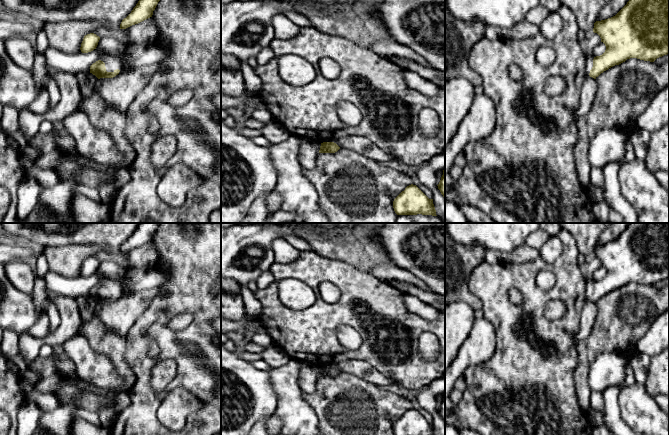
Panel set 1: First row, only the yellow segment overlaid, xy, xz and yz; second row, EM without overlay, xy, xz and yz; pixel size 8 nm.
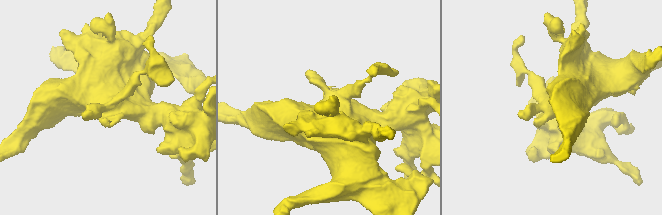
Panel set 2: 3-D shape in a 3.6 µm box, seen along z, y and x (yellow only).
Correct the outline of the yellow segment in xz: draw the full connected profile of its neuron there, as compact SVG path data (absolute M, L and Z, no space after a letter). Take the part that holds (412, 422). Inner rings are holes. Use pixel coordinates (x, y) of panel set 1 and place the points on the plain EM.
M409 409L393 425L394 435L436 435L429 423L416 409Z

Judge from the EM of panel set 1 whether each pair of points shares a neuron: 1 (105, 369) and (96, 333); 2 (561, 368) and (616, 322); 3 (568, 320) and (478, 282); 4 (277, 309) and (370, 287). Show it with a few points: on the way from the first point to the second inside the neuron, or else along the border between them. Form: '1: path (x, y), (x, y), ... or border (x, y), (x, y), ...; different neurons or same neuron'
1: border (84, 337), (94, 350), (110, 359), (116, 371); different neurons
2: border (579, 342), (577, 346), (578, 363), (573, 378); different neurons
3: path (542, 320), (533, 298), (517, 282), (504, 282); same neuron
4: path (300, 317), (327, 317), (335, 314), (347, 302); same neuron

